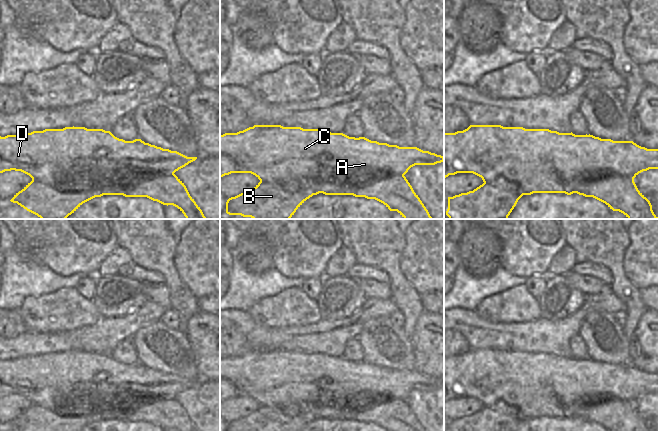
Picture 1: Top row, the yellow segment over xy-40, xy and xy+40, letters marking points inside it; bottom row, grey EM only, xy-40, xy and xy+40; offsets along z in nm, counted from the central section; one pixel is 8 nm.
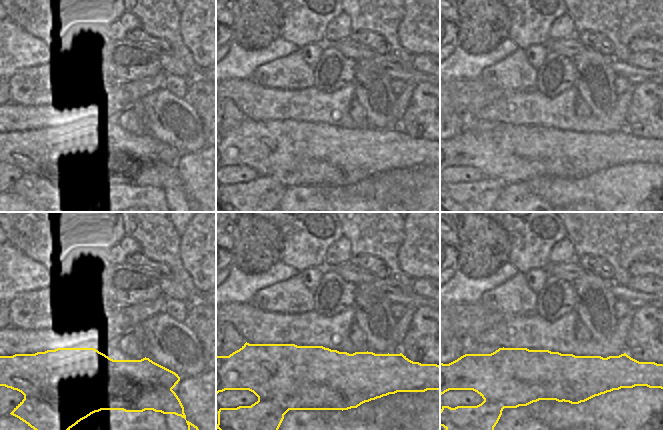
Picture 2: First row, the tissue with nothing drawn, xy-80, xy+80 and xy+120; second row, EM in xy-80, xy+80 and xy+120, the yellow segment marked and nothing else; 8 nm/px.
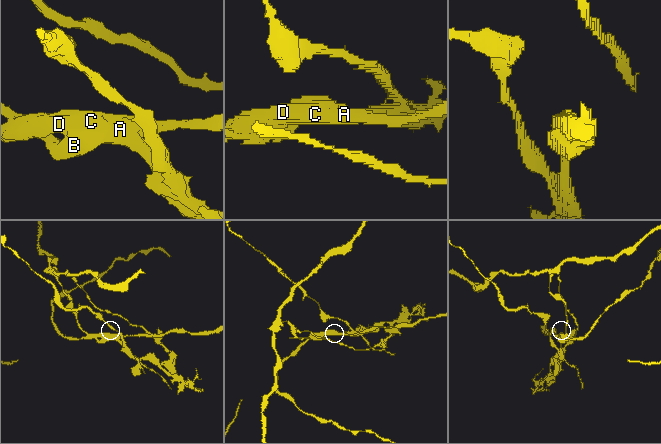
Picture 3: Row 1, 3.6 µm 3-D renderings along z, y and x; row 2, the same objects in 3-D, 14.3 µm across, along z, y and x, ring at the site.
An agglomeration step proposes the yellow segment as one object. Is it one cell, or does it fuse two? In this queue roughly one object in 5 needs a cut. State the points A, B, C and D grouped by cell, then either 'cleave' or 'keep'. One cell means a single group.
A C D / B | cleave

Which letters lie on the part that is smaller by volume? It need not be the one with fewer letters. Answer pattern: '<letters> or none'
A, C, D

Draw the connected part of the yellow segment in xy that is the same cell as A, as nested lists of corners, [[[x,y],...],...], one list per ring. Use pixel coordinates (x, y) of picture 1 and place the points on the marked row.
[[[254,125],[243,131],[237,133],[225,133],[220,135],[220,178],[229,175],[231,173],[251,173],[255,175],[260,181],[265,181],[271,183],[277,187],[281,187],[285,191],[300,191],[299,183],[294,180],[296,172],[300,171],[300,178],[305,179],[309,172],[310,168],[314,165],[316,170],[319,172],[321,169],[331,169],[332,170],[332,182],[333,183],[343,183],[345,184],[348,180],[352,184],[363,183],[365,177],[375,177],[377,175],[405,175],[408,170],[415,165],[435,165],[444,161],[444,157],[431,153],[429,151],[423,151],[417,147],[399,147],[397,145],[389,145],[387,143],[379,143],[377,141],[371,141],[365,137],[349,137],[343,133],[331,133],[323,129],[303,129],[301,127],[283,127],[281,125]]]

